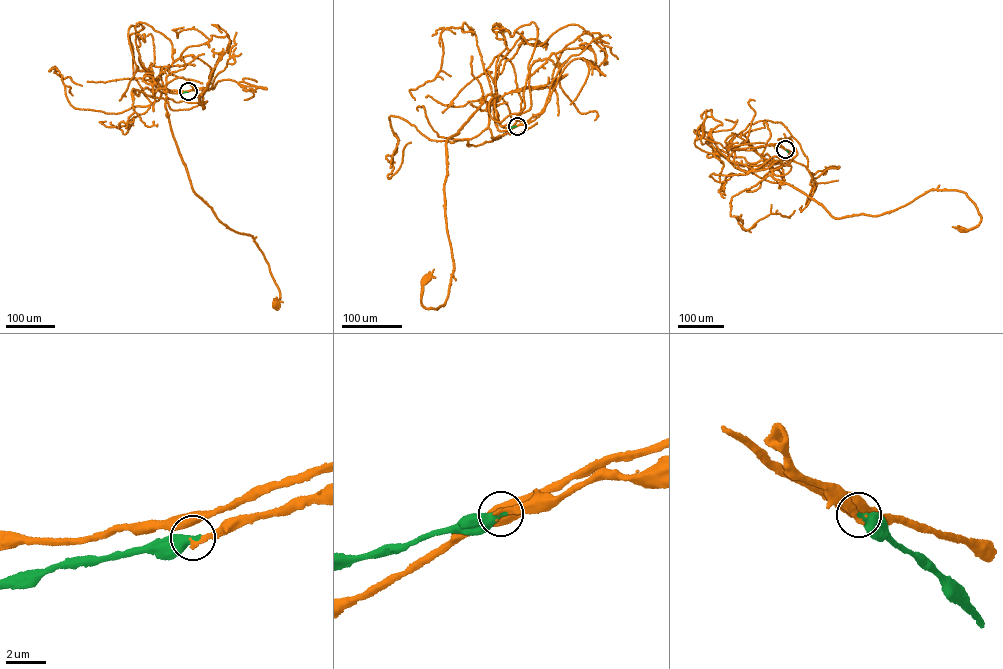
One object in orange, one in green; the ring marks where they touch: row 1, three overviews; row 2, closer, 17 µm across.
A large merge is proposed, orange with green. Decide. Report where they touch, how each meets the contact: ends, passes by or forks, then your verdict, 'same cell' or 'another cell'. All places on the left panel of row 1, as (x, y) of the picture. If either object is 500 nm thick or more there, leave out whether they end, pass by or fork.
at (188, 91); same cell

